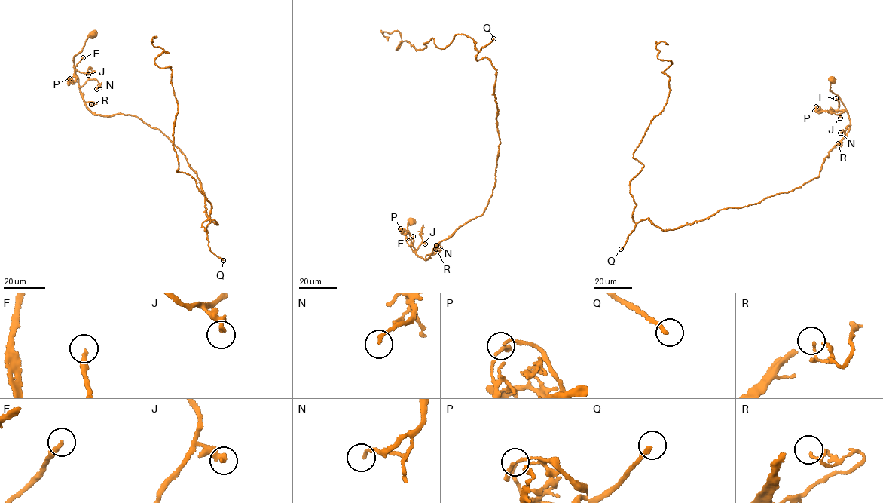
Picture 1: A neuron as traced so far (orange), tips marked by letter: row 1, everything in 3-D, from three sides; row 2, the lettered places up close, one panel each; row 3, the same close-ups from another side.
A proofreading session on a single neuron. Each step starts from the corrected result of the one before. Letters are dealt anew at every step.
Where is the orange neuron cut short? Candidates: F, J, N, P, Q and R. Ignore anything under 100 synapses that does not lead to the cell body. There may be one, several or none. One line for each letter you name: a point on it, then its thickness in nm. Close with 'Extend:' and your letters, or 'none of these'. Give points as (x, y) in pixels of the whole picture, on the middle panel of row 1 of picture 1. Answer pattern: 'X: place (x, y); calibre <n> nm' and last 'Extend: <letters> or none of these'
Q: place (493, 38); calibre 240 nm
Extend: Q

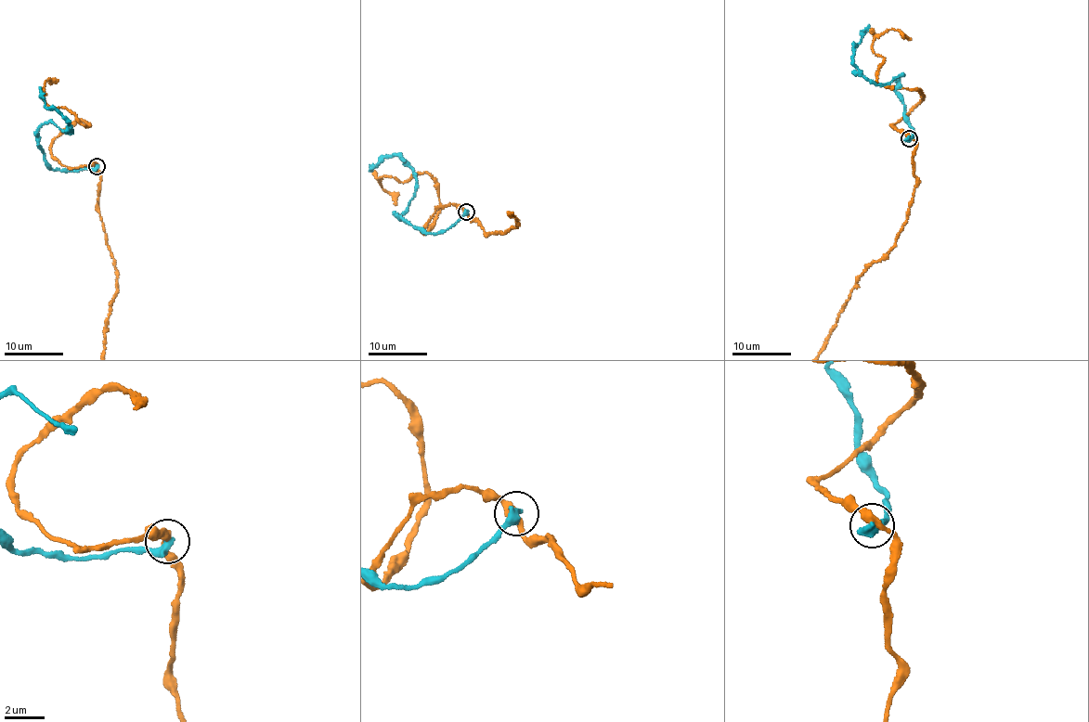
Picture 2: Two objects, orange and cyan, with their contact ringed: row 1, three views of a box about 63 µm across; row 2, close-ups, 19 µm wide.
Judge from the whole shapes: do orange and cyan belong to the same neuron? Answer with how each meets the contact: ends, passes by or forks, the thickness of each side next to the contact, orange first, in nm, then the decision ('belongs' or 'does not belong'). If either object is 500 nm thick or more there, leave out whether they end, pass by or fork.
340 nm thick on the orange side, 500 nm on the other; does not belong

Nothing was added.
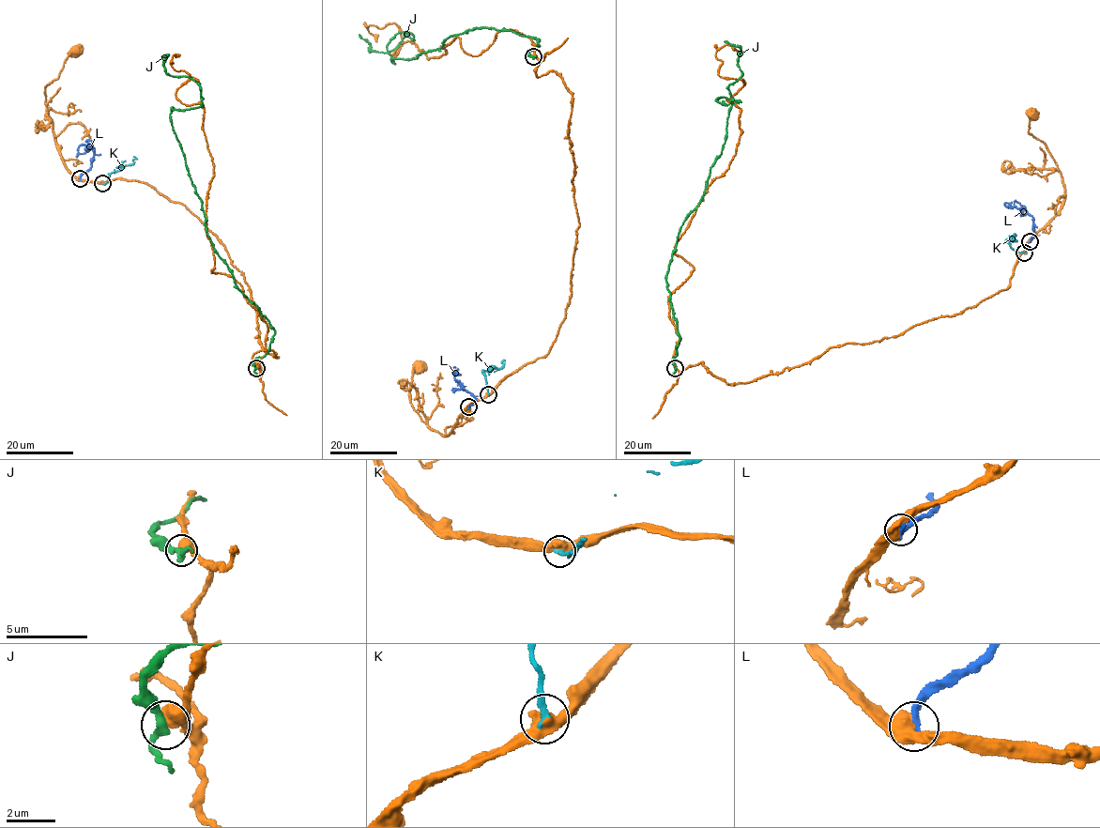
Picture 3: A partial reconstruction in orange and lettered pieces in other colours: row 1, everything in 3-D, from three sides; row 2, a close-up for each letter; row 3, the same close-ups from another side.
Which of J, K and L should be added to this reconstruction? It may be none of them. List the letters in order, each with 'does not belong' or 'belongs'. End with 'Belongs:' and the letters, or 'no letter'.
J: does not belong
K: belongs
L: does not belong
Belongs: K

